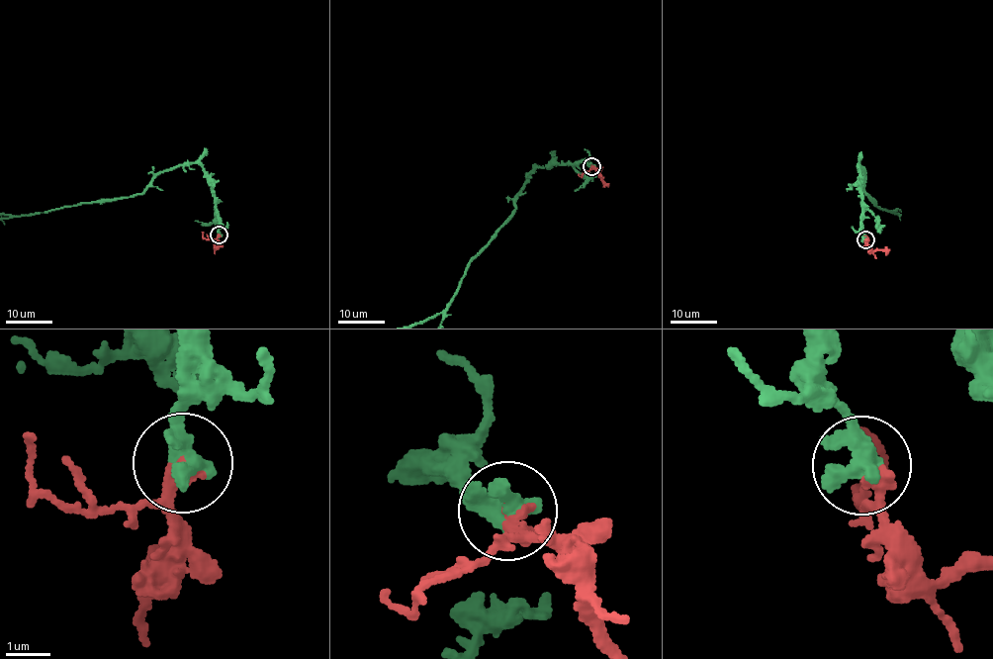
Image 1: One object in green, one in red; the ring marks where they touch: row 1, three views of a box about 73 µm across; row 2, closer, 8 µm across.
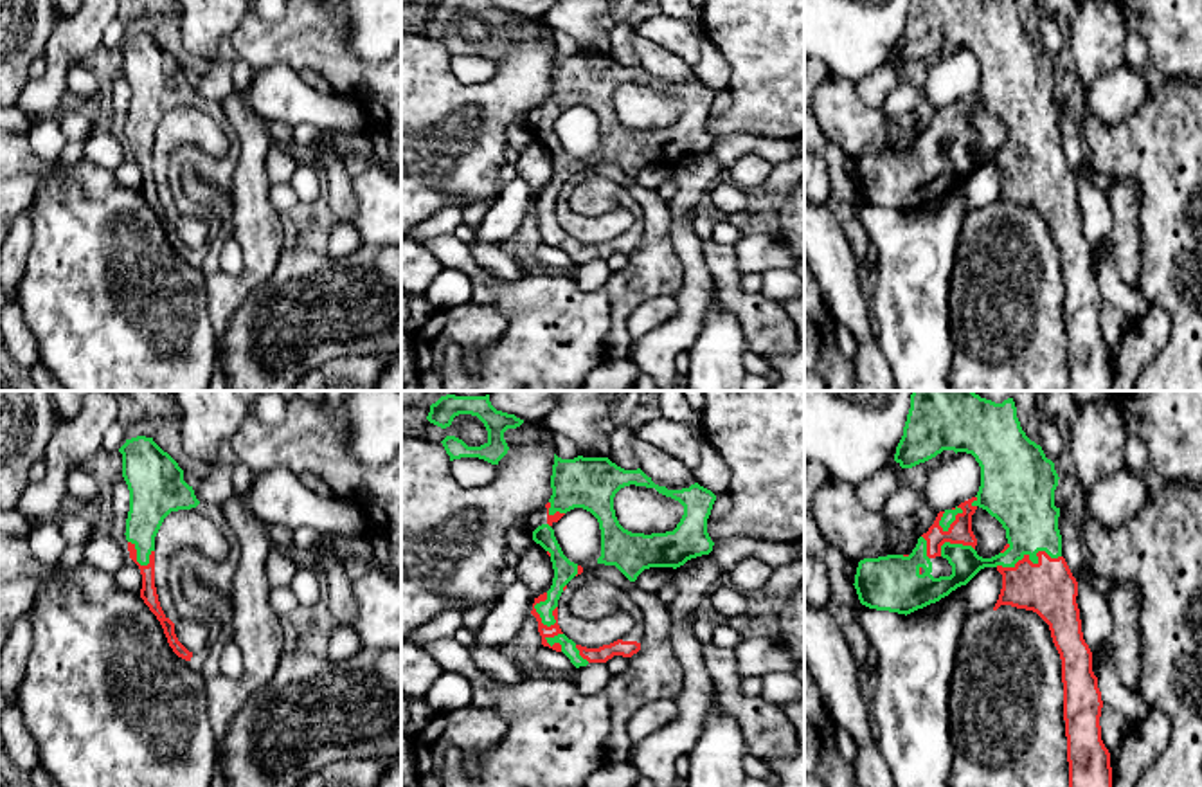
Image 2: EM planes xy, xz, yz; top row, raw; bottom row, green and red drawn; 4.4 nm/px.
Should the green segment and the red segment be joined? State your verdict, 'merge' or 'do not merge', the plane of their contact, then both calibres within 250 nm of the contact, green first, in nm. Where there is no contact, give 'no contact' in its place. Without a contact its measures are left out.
merge | yz | 260/240 nm

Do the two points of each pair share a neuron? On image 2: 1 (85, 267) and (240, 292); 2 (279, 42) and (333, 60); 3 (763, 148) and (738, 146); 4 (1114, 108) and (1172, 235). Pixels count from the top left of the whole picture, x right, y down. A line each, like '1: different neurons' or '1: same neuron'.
1: different neurons
2: same neuron
3: same neuron
4: different neurons

